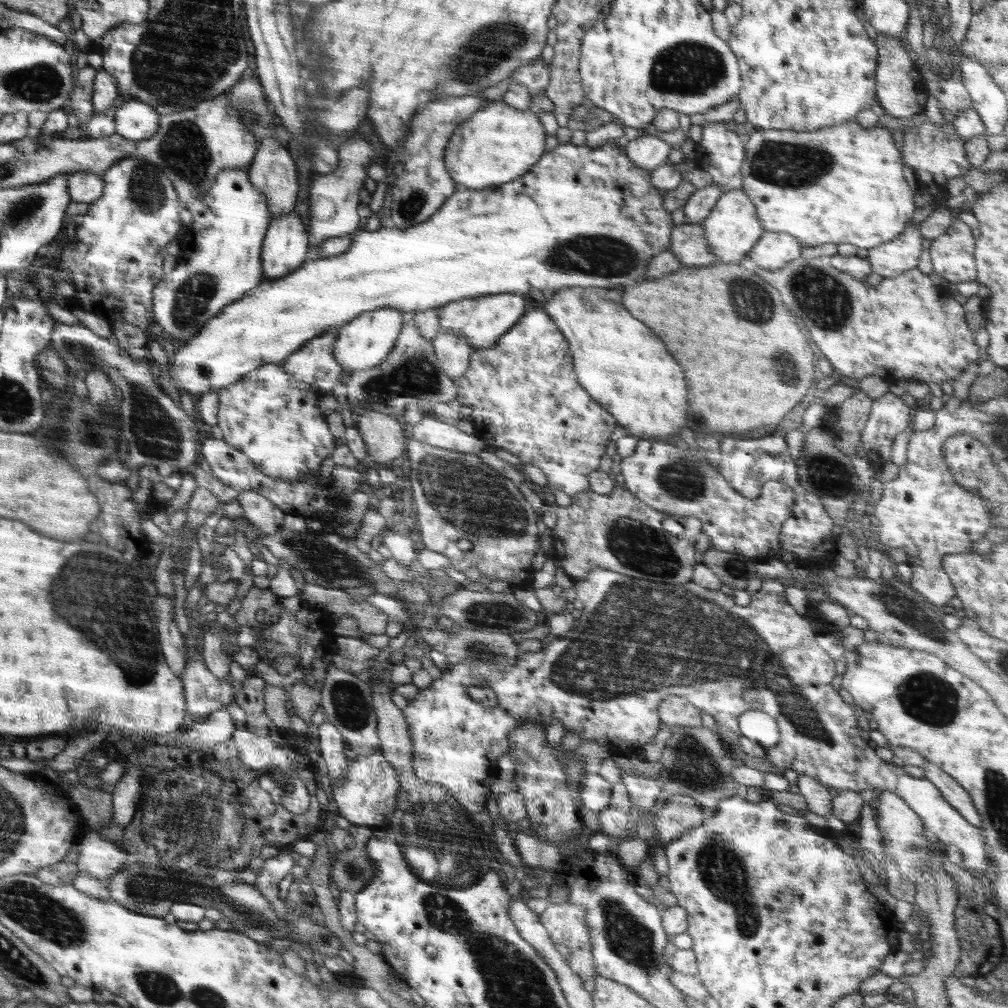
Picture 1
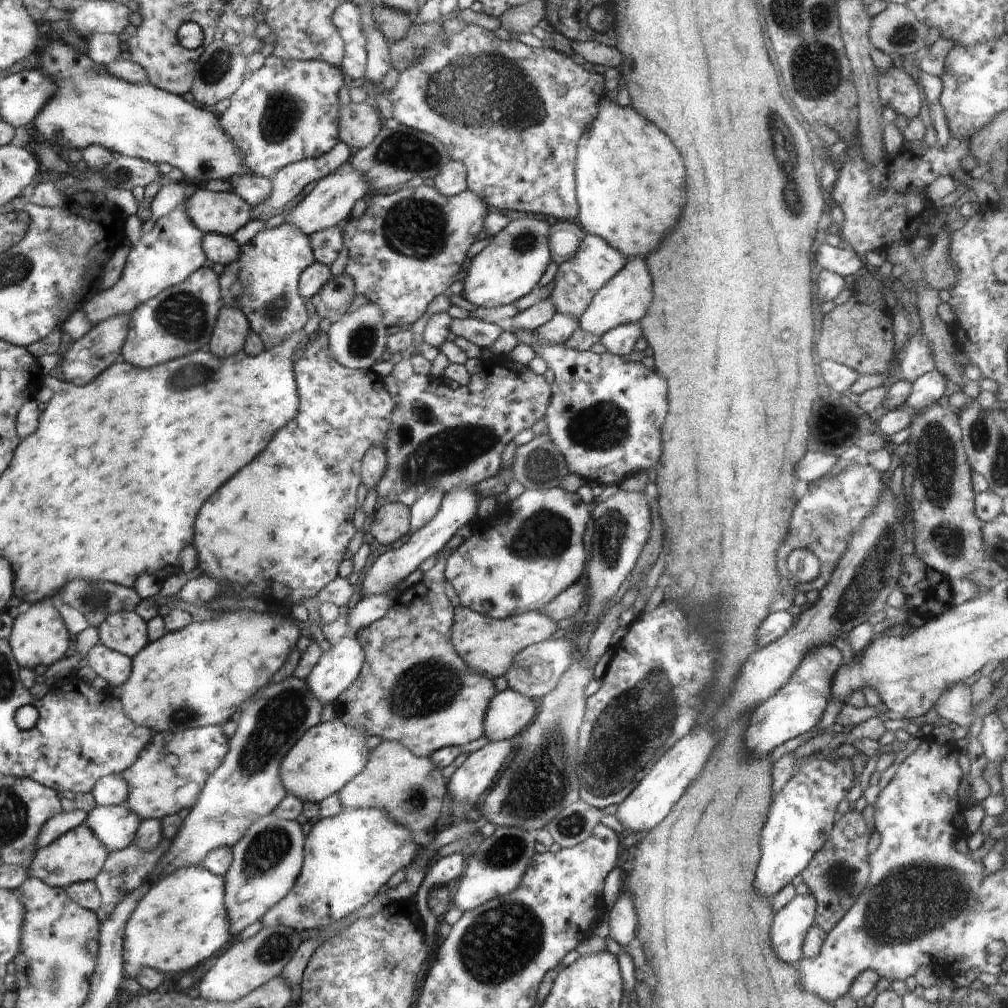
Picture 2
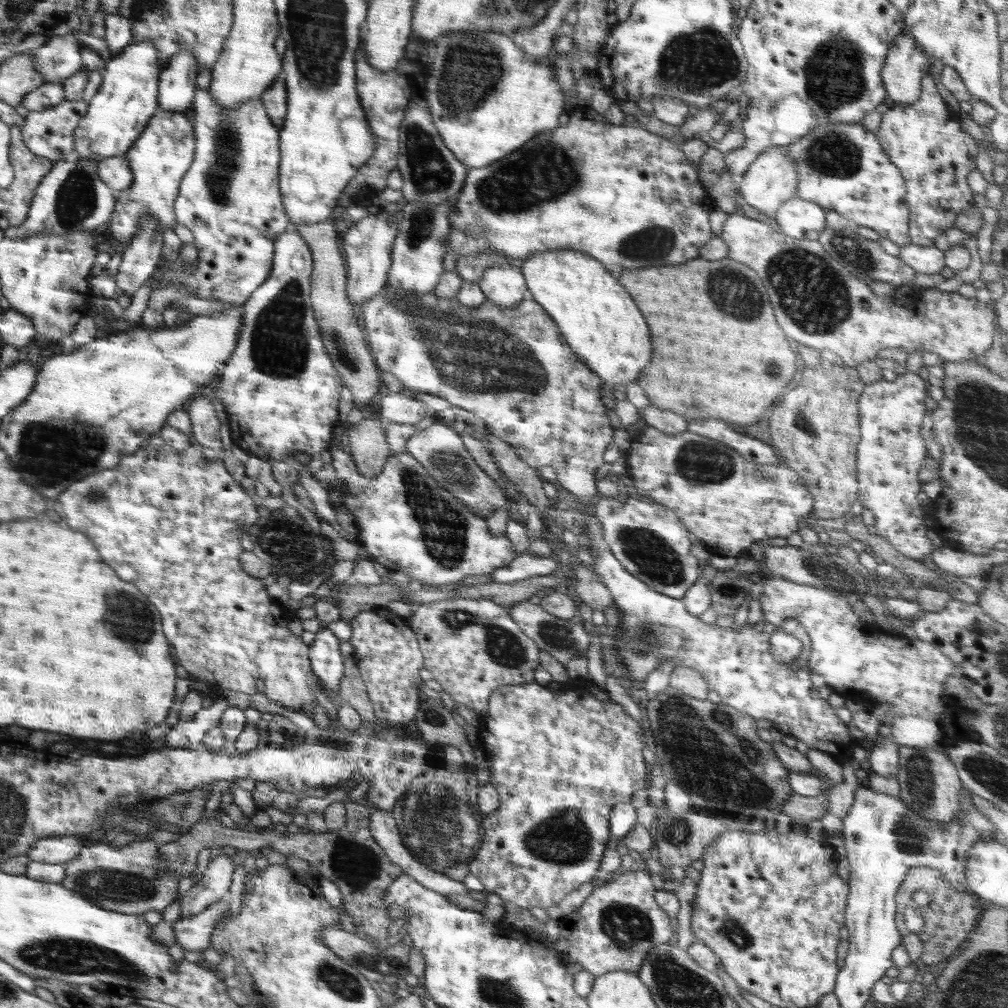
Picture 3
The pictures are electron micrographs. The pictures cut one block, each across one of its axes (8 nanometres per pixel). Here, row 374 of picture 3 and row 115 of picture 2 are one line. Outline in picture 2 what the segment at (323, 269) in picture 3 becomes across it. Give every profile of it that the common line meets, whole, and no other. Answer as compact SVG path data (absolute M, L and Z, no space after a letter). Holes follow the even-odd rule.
M351 102L339 107L339 140L352 150L365 148L376 138L385 122L372 106Z

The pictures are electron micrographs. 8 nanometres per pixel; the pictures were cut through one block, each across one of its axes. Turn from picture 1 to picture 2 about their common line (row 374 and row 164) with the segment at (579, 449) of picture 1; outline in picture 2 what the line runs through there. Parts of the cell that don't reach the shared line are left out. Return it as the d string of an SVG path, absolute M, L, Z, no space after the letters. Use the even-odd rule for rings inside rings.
M468 24L462 32L453 33L444 28L440 28L430 46L426 56L420 60L422 64L412 64L406 70L400 70L398 81L390 100L392 100L392 123L399 123L412 130L424 132L434 136L446 150L446 154L451 160L462 162L466 166L467 186L473 191L483 202L489 207L498 208L498 210L512 210L525 212L534 216L552 216L558 221L574 221L578 217L577 199L575 196L575 167L576 167L576 146L578 146L578 138L582 132L588 130L590 124L594 124L594 118L598 114L598 102L600 98L608 94L604 87L604 75L586 70L585 66L576 64L569 57L568 50L558 52L550 48L532 48L523 44L513 35L510 40L500 40L494 32L484 30L480 26Z

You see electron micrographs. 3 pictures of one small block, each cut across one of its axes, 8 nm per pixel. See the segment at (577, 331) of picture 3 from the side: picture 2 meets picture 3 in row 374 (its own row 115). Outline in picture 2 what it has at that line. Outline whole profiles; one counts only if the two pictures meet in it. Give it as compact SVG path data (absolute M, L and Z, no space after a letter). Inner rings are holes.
M603 95L598 102L598 114L594 124L582 132L576 146L575 196L578 206L578 222L586 234L602 238L609 246L618 250L625 260L644 258L654 252L662 238L676 224L676 214L686 202L686 180L684 162L672 142L652 122L634 112L632 108L620 106L613 96Z

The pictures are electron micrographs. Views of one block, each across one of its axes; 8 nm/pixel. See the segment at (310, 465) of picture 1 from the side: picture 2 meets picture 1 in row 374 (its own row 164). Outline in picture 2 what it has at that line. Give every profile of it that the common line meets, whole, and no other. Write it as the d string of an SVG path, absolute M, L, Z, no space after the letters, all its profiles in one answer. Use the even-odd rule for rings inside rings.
M274 54L265 59L260 70L245 76L238 90L230 96L229 107L220 116L220 122L245 156L247 172L272 180L279 170L289 164L330 152L340 141L338 91L345 85L348 85L348 79L340 67L316 59L286 61Z

